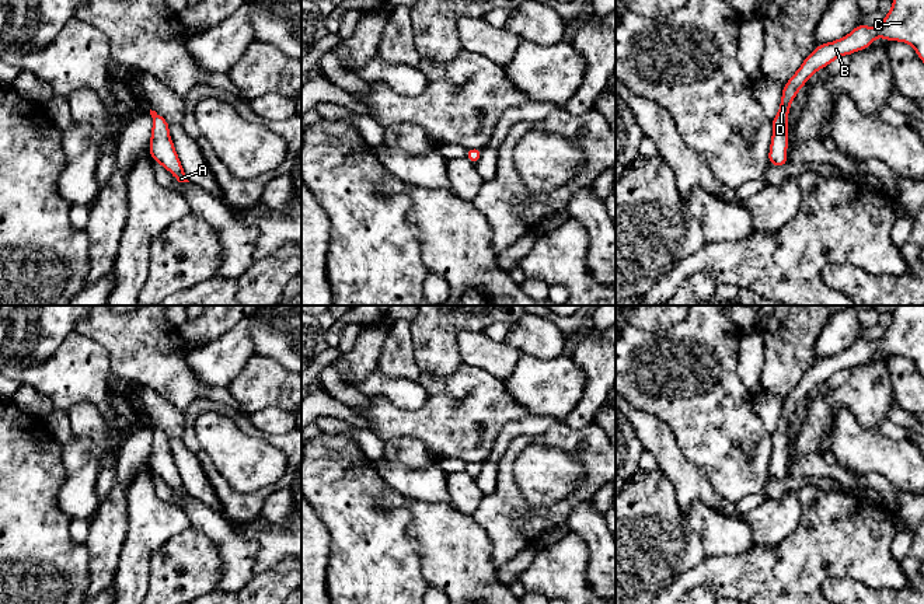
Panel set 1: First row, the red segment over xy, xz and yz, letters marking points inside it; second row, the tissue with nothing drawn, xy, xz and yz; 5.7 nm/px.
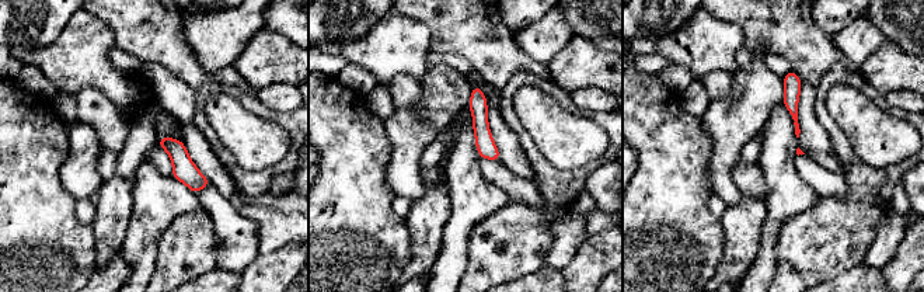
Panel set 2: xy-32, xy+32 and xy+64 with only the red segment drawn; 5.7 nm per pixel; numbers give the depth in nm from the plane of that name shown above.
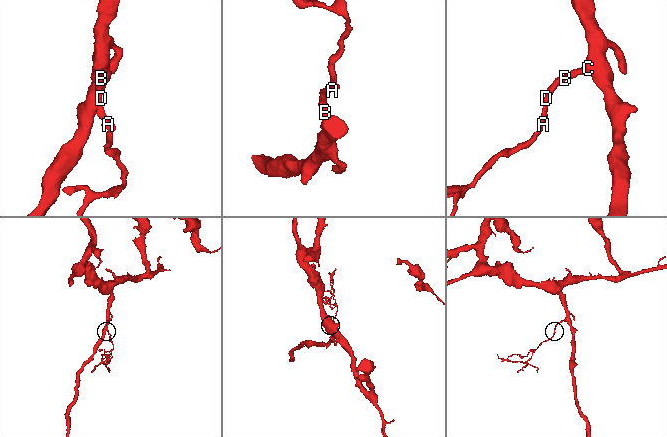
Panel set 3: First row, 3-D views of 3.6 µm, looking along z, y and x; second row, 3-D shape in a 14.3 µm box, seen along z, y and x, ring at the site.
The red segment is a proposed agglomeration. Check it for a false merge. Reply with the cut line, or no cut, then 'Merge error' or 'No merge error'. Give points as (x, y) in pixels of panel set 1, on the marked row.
No split. No merge error

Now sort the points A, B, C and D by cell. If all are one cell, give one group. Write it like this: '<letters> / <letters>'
A B C D

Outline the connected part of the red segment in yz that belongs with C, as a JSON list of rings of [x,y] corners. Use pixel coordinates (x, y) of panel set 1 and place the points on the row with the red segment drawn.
[[[893,0],[892,10],[885,15],[879,27],[871,28],[861,24],[841,39],[817,45],[782,87],[780,111],[771,121],[773,139],[768,153],[771,165],[782,167],[788,163],[788,112],[802,85],[815,71],[826,67],[834,59],[869,48],[876,36],[885,38],[889,42],[907,42],[916,49],[924,63],[924,0]]]

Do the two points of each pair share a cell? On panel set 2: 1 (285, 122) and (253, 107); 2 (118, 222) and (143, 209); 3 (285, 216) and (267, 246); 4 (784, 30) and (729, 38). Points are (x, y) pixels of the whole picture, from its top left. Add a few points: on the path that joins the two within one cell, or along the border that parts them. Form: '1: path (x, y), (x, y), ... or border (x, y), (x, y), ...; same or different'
1: path (276, 117), (261, 110); same
2: border (135, 183), (132, 190), (132, 215), (122, 247); different
3: path (279, 223), (269, 239); same
4: border (715, 17), (735, 23), (742, 30), (745, 42); different

